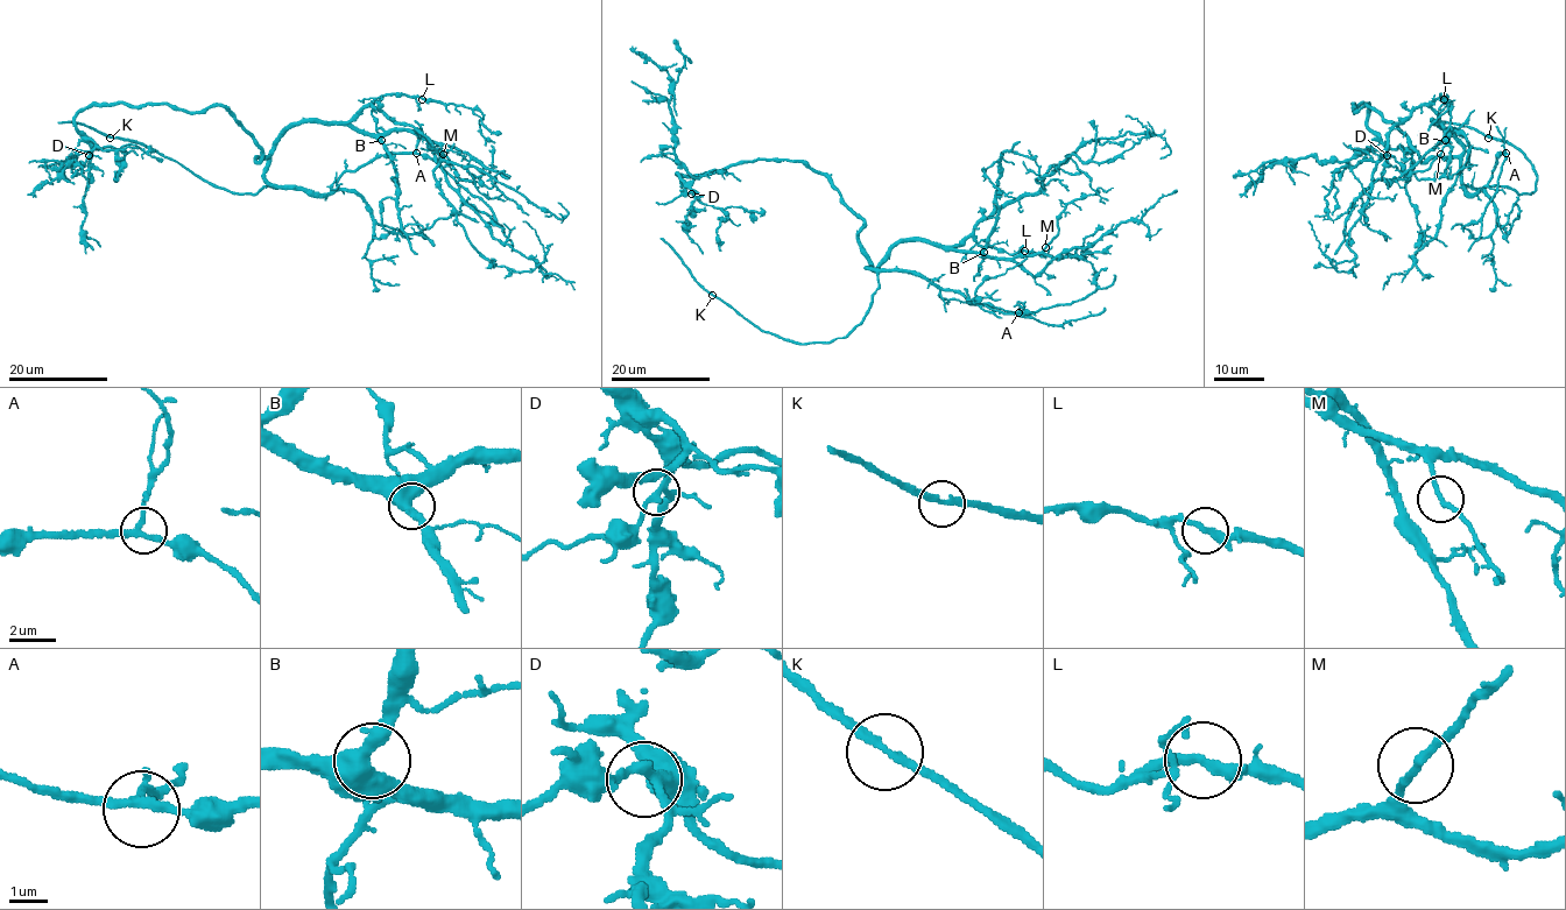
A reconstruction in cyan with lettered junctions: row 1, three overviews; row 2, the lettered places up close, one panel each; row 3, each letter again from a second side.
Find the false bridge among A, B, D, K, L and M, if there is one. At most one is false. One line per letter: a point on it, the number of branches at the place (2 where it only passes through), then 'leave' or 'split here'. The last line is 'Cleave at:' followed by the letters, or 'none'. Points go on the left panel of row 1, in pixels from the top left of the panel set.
A: (416, 153) | 3 | leave
B: (381, 140) | 2 | leave
D: (89, 155) | 3 | leave
K: (110, 138) | 2 | leave
L: (422, 99) | 2 | leave
M: (443, 154) | 2 | leave
Cleave at: none

